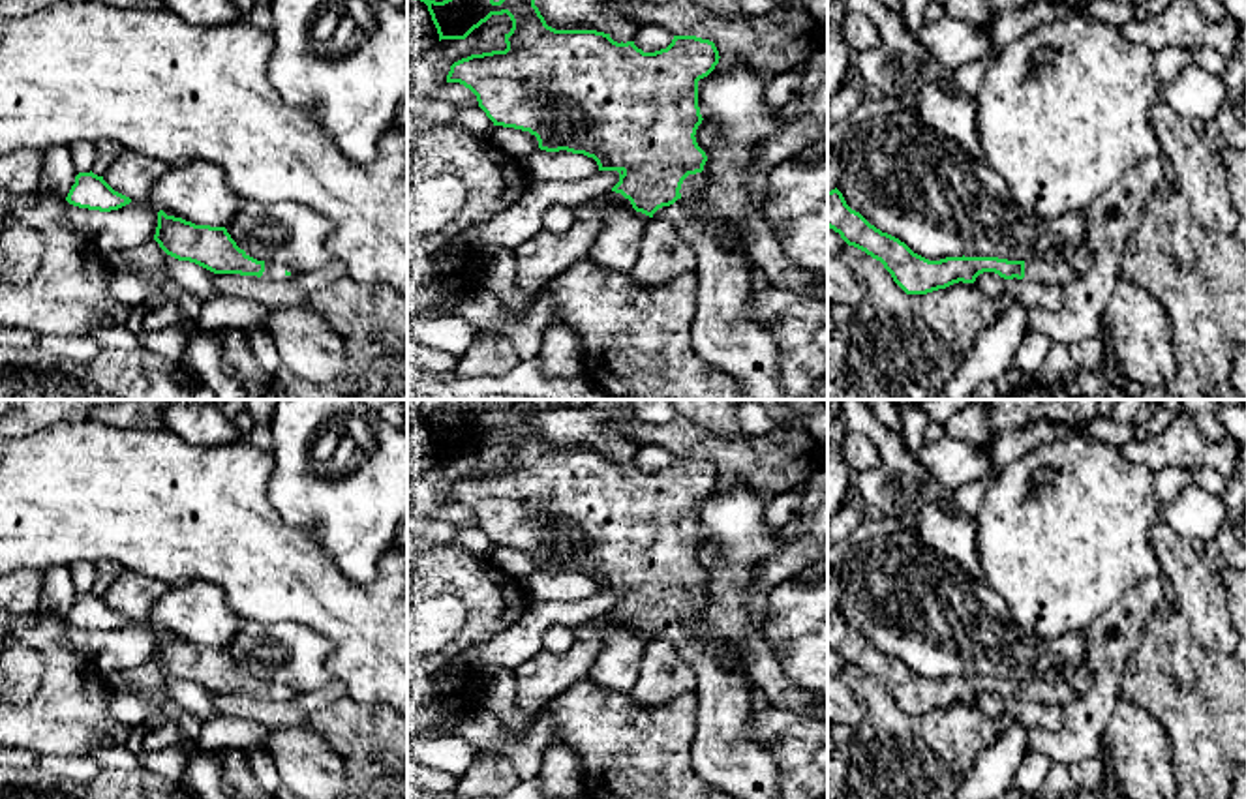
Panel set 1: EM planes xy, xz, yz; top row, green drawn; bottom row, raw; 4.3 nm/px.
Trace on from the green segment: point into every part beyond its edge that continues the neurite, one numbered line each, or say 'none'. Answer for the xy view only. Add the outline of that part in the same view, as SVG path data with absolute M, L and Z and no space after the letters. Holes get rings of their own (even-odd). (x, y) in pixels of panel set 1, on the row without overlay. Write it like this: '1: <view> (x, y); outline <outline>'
1: xy (273, 691); outline M265 681L265 692L263 692L261 698L265 698L265 700L281 700L281 698L285 698L285 688L278 683Z

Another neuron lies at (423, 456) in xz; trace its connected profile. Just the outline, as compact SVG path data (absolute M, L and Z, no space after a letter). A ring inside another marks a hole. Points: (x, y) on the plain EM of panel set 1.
M407 418L407 482L426 476L439 463L428 426Z

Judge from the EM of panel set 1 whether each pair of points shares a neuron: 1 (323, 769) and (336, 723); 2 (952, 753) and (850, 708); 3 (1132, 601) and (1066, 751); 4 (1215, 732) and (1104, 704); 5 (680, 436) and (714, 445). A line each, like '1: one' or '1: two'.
1: two
2: two
3: one
4: two
5: one

